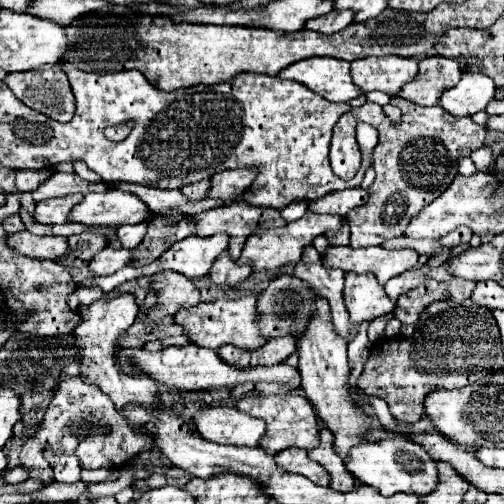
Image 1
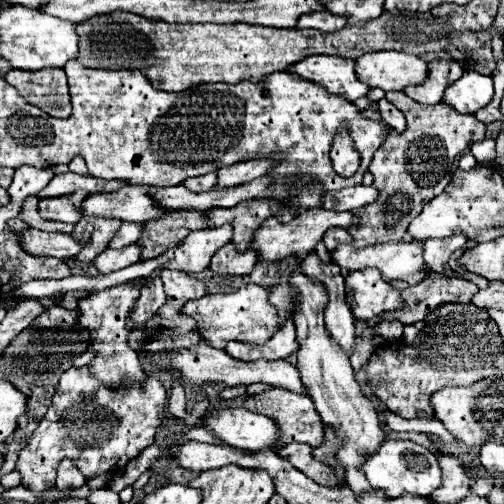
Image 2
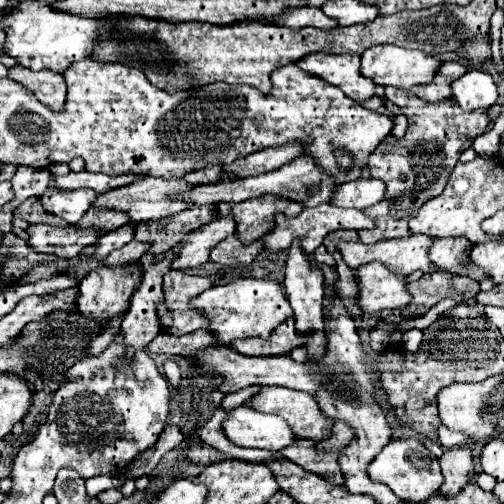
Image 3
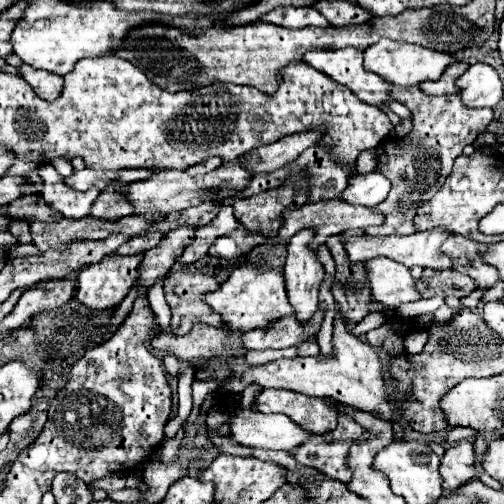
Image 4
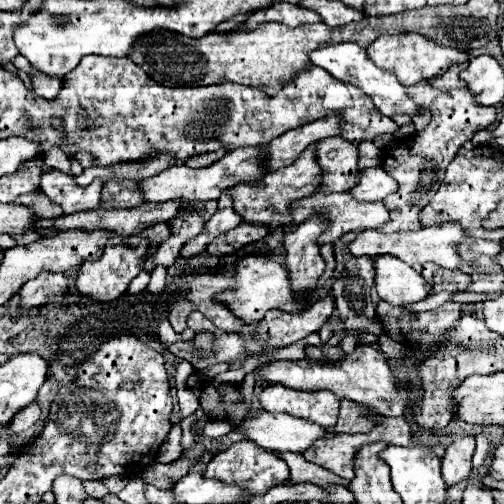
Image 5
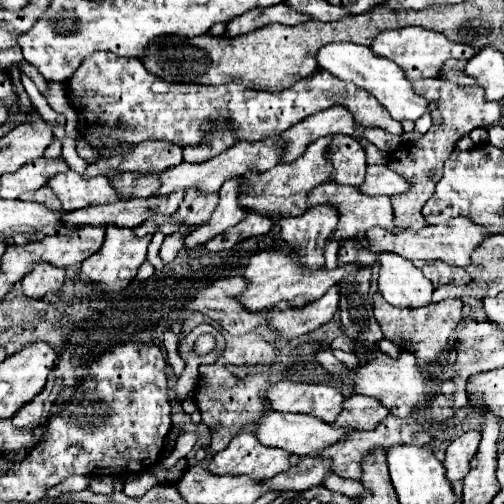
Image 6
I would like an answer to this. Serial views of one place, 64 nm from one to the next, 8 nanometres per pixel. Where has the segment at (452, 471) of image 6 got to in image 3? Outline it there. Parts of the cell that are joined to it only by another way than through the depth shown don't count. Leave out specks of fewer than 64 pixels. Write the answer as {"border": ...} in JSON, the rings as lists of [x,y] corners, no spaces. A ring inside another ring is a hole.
{"border":[[[468,446],[450,448],[440,458],[440,468],[444,474],[444,484],[440,486],[438,494],[452,498],[462,492],[462,488],[474,480],[474,464],[472,464],[472,450]]]}

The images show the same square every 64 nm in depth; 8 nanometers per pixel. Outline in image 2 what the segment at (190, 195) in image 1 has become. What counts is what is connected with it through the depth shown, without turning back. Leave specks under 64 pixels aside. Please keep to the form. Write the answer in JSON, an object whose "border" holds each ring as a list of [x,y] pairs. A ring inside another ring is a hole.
{"border":[[[210,172],[210,174],[204,174],[204,176],[196,176],[192,180],[186,180],[184,186],[190,190],[190,192],[208,192],[212,186],[216,184],[216,172]]]}

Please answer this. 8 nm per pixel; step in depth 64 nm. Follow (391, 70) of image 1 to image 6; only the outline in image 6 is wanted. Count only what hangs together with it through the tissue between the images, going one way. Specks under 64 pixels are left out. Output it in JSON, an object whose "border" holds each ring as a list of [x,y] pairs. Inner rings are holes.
{"border":[[[400,28],[392,32],[382,32],[376,36],[376,40],[370,46],[376,56],[392,60],[404,70],[404,76],[414,82],[420,78],[438,78],[442,72],[442,66],[446,60],[456,58],[456,60],[470,60],[476,50],[466,46],[466,44],[452,44],[448,42],[446,36],[438,36],[438,32],[428,32],[424,28]]]}

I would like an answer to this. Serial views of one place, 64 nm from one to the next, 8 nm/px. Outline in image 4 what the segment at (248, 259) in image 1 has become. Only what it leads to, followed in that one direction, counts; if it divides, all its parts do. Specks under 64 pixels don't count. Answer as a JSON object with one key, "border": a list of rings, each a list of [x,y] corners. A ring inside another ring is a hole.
{"border":[[[322,200],[320,204],[304,204],[304,208],[296,208],[296,210],[284,210],[282,212],[282,228],[278,230],[278,244],[288,244],[288,238],[292,238],[296,232],[300,232],[302,228],[310,228],[314,232],[314,238],[310,240],[310,248],[316,250],[320,244],[324,244],[324,240],[332,234],[340,234],[348,228],[368,228],[368,226],[378,226],[384,222],[382,214],[376,214],[372,208],[364,208],[364,206],[352,206],[352,204],[344,204],[342,200]]]}

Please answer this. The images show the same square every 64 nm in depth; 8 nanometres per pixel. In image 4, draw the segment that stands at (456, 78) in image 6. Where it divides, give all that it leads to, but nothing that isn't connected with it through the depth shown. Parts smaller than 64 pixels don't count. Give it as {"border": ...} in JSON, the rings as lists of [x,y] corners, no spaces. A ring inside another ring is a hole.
{"border":[[[456,62],[456,64],[448,66],[448,68],[442,72],[442,76],[440,76],[438,80],[434,80],[434,82],[422,82],[422,84],[418,84],[418,88],[420,88],[422,92],[426,92],[428,96],[446,96],[446,94],[454,94],[454,92],[456,92],[454,80],[456,80],[460,74],[464,74],[466,68],[468,68],[466,64]]]}

